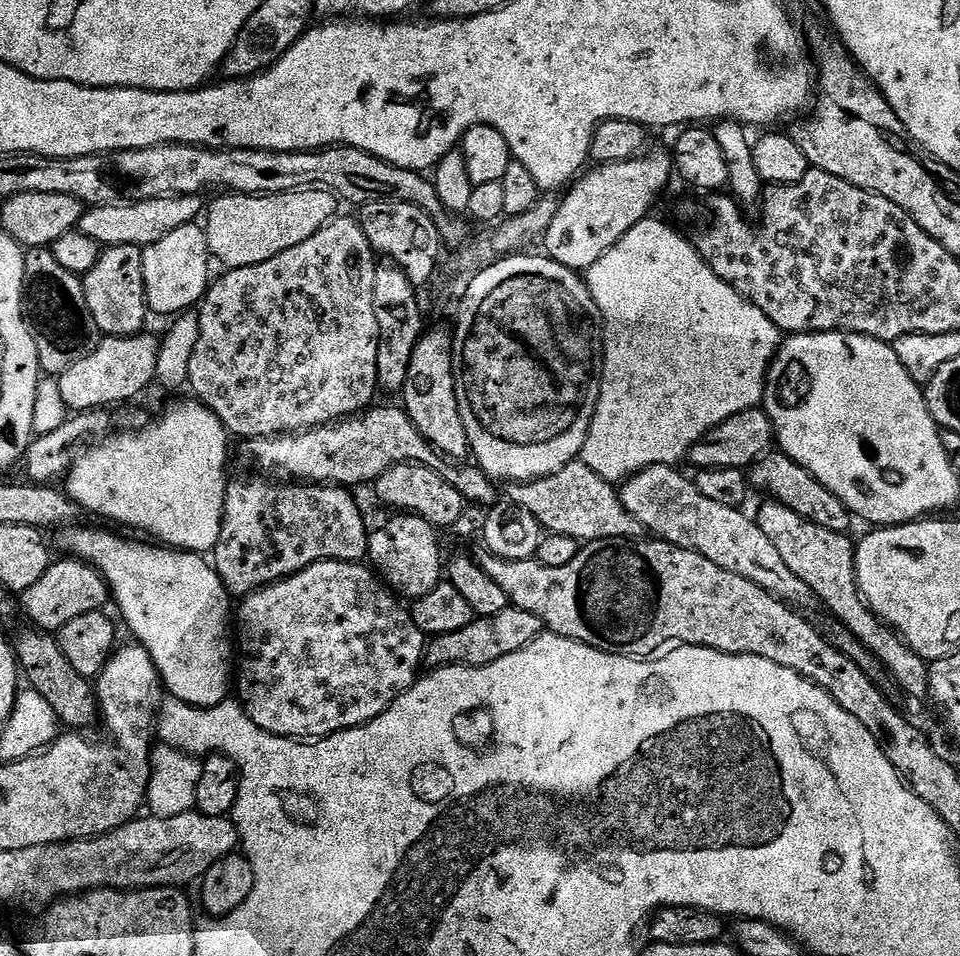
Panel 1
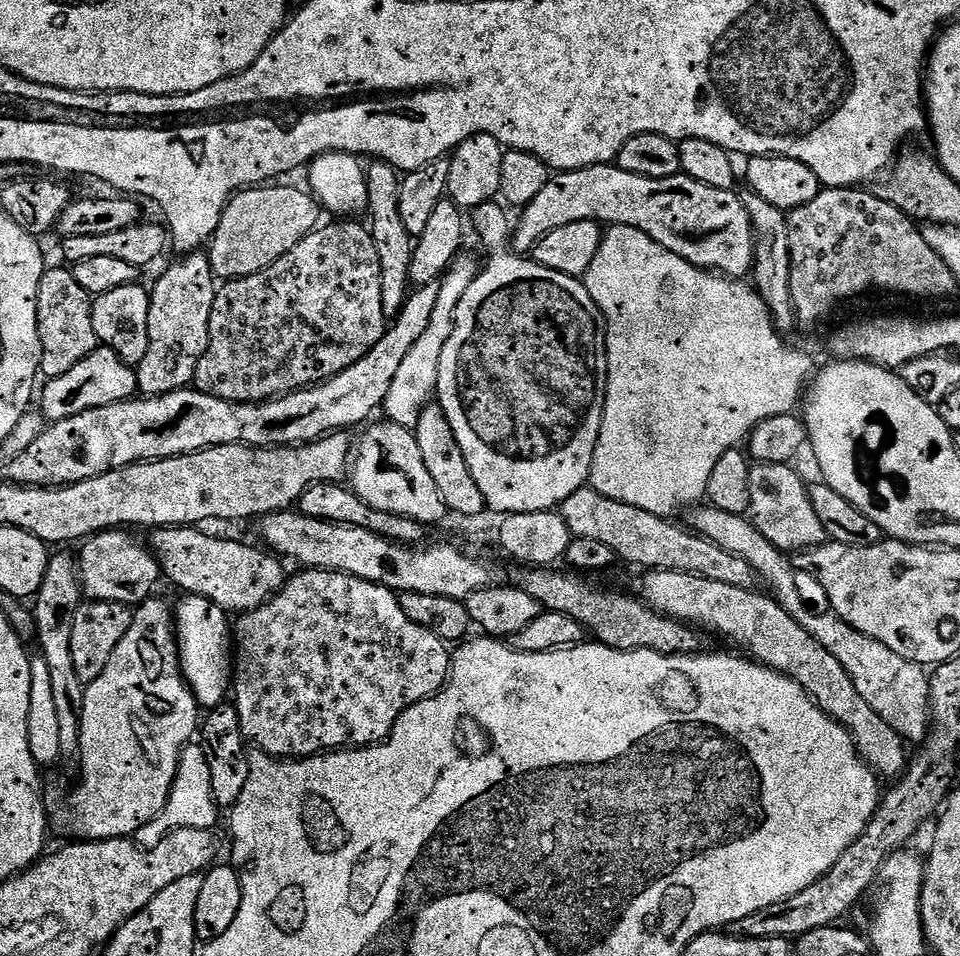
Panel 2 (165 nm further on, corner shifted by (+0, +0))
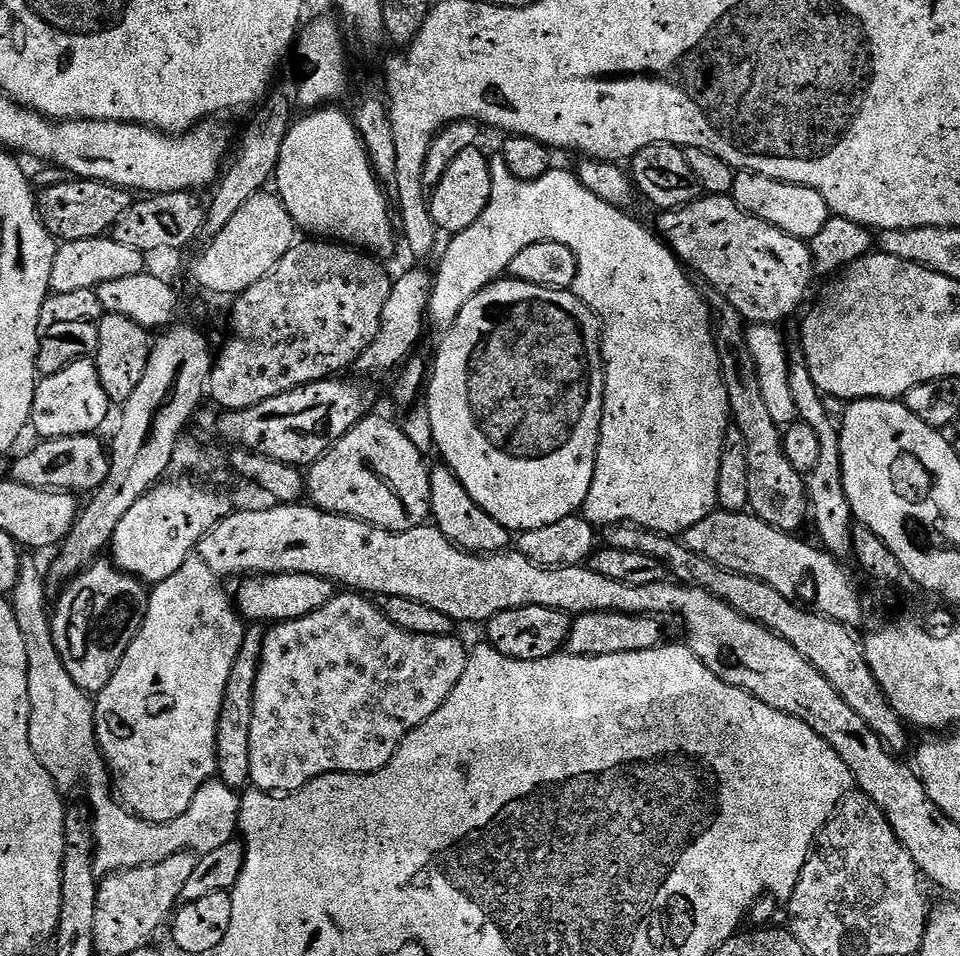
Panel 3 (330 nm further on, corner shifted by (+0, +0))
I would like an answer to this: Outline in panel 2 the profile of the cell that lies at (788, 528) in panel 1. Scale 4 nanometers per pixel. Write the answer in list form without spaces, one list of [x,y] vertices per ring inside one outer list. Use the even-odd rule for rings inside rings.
[[[753,463],[750,470],[750,519],[775,548],[785,554],[813,549],[825,543],[822,518],[814,510],[808,497],[809,485],[795,472],[792,464]]]

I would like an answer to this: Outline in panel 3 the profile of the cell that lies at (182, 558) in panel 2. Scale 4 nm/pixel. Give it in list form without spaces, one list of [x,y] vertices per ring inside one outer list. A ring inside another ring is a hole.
[[[301,572],[256,574],[251,578],[241,579],[239,584],[240,589],[234,592],[234,603],[241,617],[248,622],[279,622],[306,618],[306,614],[322,610],[322,606],[326,606],[326,602],[330,602],[330,598],[334,598],[338,591],[336,581],[327,580],[318,574]]]

